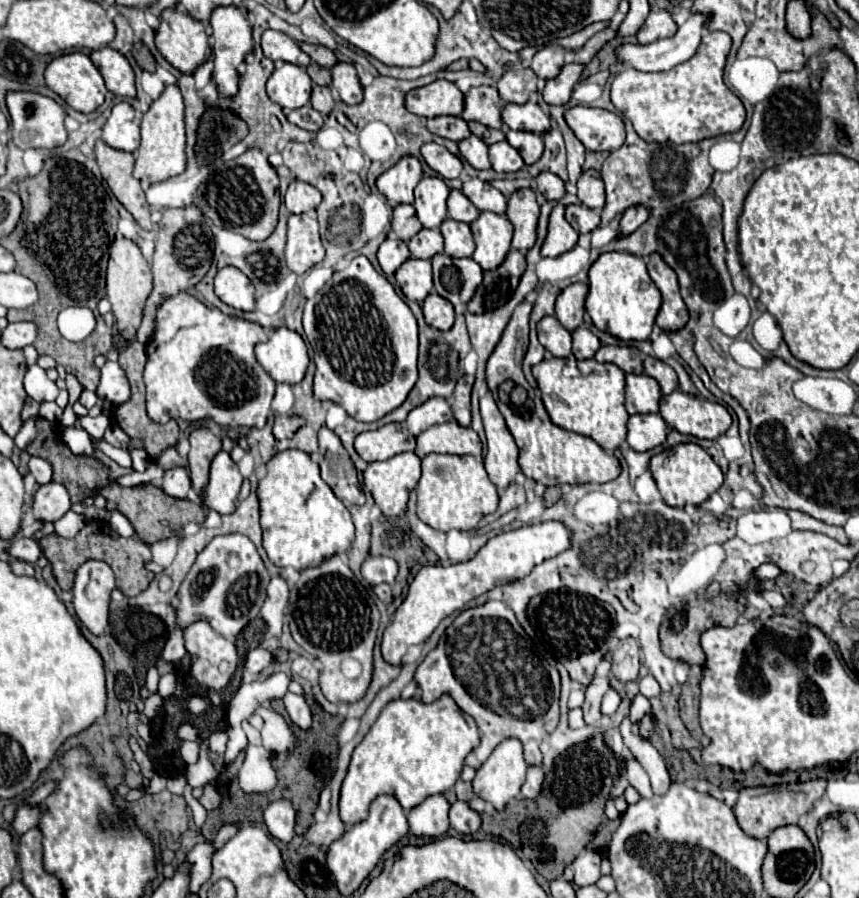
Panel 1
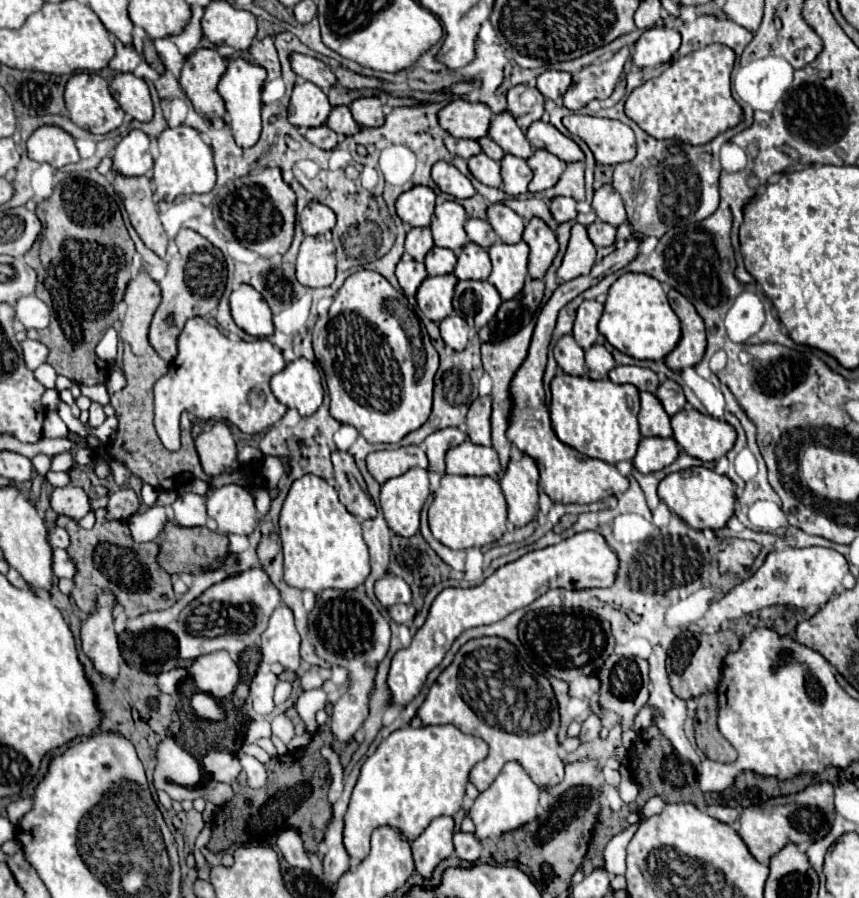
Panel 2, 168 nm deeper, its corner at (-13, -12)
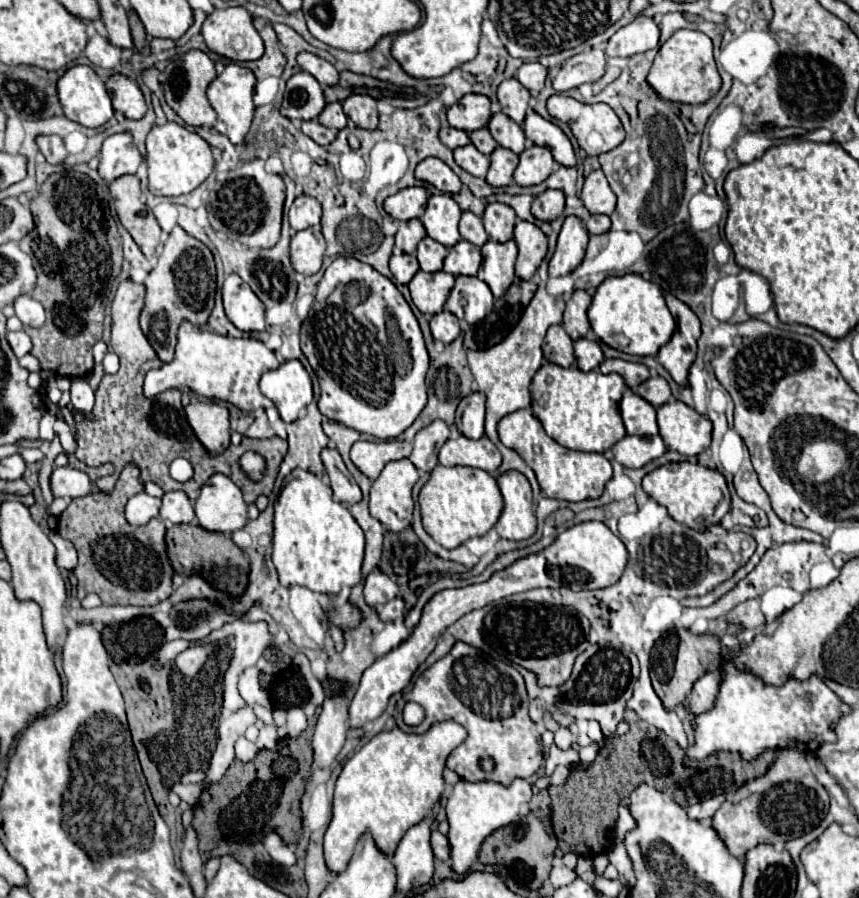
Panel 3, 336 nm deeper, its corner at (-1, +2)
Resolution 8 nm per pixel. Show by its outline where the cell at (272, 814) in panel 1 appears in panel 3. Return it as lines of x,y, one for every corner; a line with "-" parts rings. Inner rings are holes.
270,832
264,840
262,840
264,848
268,850
268,854
274,858
274,862
282,864
282,866
292,866
296,864
296,856
294,852
280,840
280,836
276,832

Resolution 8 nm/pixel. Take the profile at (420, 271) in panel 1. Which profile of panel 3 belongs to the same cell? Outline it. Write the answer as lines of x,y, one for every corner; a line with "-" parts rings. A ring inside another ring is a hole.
416,272
412,282
408,284
412,302
424,316
434,316
444,310
450,290
454,288
454,276
448,272

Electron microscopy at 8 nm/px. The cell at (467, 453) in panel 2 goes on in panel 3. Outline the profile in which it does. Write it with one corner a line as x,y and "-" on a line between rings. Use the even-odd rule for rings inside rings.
466,436
446,440
440,448
438,460
442,466
472,466
490,474
494,474
502,464
502,456
488,436
482,436
480,440
468,440

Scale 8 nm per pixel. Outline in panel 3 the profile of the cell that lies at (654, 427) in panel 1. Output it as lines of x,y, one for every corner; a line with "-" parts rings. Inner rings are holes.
624,436
612,448
614,460
624,468
642,468
648,462
660,458
666,452
666,446
660,436
644,438
644,436

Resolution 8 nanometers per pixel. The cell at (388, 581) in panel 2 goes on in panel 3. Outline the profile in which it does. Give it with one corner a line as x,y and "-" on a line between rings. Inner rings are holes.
380,570
372,572
372,576
368,576
364,582
364,598
366,598
366,604
372,608
378,608
390,602
396,594
398,594
398,586

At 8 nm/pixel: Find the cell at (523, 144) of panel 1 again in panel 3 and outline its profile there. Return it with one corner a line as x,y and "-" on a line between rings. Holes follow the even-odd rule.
528,146
520,154
520,164
514,172
514,182
518,186
540,184
552,174
552,168
554,168
554,160
552,160
552,154
548,152
548,148

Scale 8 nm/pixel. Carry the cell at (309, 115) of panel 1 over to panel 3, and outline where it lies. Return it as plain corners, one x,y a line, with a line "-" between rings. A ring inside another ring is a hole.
306,120
306,122
302,122
302,132
306,136
310,136
314,142
318,142
320,146
328,146
330,142
334,142
334,138
338,134
334,128
322,126
318,120

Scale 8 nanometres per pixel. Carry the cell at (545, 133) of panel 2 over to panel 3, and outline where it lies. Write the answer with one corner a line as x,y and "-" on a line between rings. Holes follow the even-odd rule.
532,108
528,110
528,116
524,120
524,134
532,144
548,148
558,164
576,166
574,148
572,148
568,136
550,120
536,116
536,112
532,112

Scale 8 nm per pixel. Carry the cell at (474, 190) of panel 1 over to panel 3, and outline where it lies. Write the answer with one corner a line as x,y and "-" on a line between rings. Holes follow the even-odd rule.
488,204
486,212
484,212
484,228
488,232
488,236
494,242
508,242
512,240
512,232
514,232
514,224
516,224
516,212
506,206
506,204

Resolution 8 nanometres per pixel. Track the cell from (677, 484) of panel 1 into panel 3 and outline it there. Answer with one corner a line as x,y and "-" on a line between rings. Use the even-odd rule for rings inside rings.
688,460
664,464
664,466
656,468
648,476
644,476
642,488
652,500
662,504
676,522
680,522
688,528
694,528
694,530
702,528
702,532
712,524
720,524
732,504
730,490
728,490
724,476
716,470
704,468
704,466
700,466
696,462
688,462

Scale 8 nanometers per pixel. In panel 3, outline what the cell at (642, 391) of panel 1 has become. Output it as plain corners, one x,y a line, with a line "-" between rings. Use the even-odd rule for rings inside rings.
630,388
622,396
620,414
626,426
626,434
634,434
634,436
658,434
656,408
652,408
652,404
648,404
646,400
640,400
640,396
636,396
636,392
632,392

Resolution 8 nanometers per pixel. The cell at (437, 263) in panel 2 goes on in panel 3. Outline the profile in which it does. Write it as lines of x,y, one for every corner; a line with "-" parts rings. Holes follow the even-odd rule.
424,238
418,244
418,252
416,252
420,268
424,272
438,272
438,270
442,270
446,254
448,254
448,248
442,246
442,244
438,244
432,238

